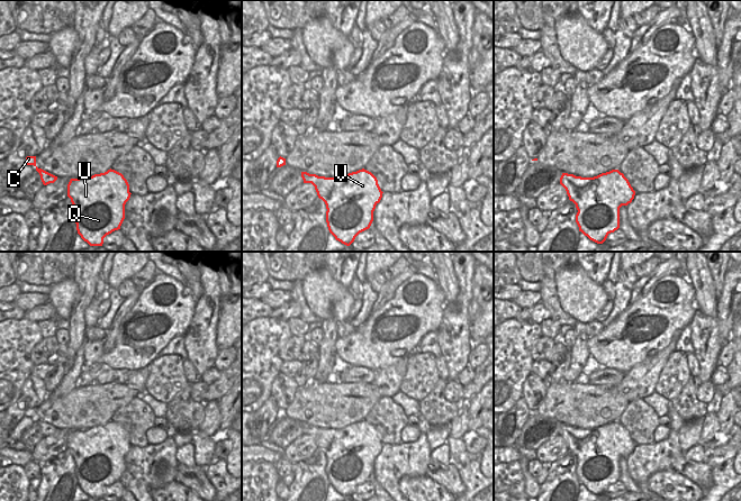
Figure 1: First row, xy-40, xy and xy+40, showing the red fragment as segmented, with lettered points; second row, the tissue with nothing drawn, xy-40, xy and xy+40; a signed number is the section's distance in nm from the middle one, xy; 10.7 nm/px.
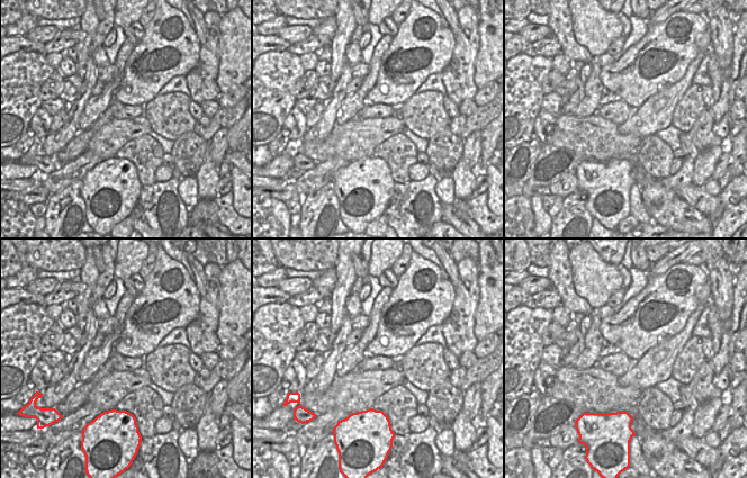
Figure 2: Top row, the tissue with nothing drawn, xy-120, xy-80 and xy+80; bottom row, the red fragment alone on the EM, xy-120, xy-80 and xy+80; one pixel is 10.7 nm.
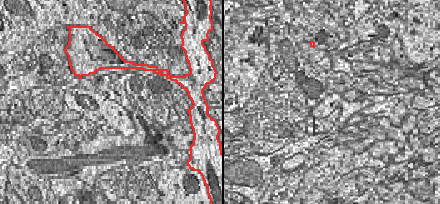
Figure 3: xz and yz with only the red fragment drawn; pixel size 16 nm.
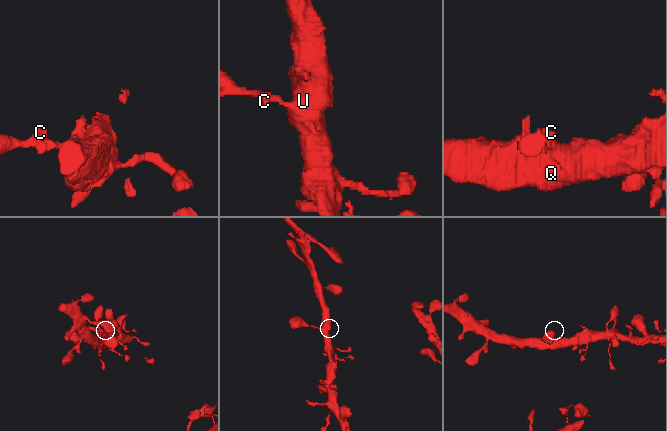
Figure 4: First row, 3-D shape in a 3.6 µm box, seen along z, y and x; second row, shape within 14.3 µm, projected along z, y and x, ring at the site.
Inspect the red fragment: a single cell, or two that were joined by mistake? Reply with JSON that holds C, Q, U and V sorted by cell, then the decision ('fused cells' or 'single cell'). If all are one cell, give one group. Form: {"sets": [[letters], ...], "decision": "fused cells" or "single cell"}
{"sets": [["C", "Q", "U", "V"]], "decision": "single cell"}

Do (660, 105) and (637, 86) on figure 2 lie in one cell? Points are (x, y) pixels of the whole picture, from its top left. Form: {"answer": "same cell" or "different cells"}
{"answer": "different cells"}

